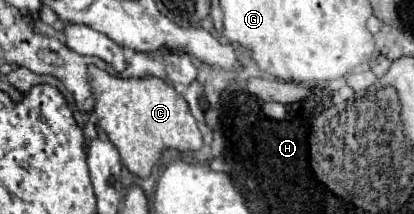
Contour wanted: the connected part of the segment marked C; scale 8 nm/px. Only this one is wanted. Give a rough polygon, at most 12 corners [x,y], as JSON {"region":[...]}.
{"region":[[90,66],[98,126],[134,176],[202,148],[170,84]]}

